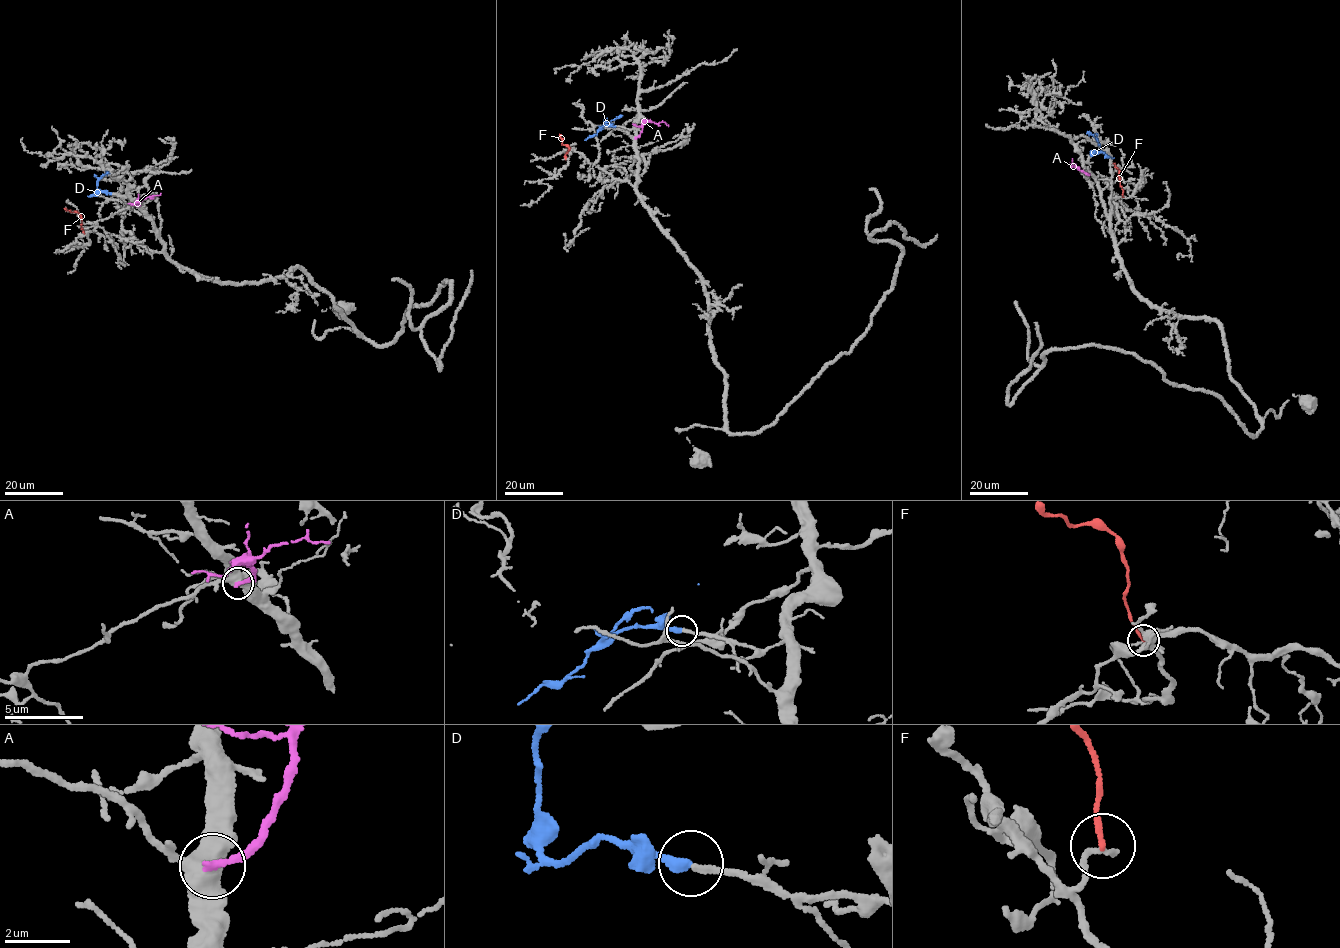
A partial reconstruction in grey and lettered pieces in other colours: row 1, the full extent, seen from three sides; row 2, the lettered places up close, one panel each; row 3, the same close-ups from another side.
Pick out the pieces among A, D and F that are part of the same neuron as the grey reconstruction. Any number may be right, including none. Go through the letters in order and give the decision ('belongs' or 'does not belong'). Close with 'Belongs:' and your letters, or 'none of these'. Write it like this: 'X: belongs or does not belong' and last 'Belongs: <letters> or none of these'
A: does not belong
D: belongs
F: does not belong
Belongs: D

